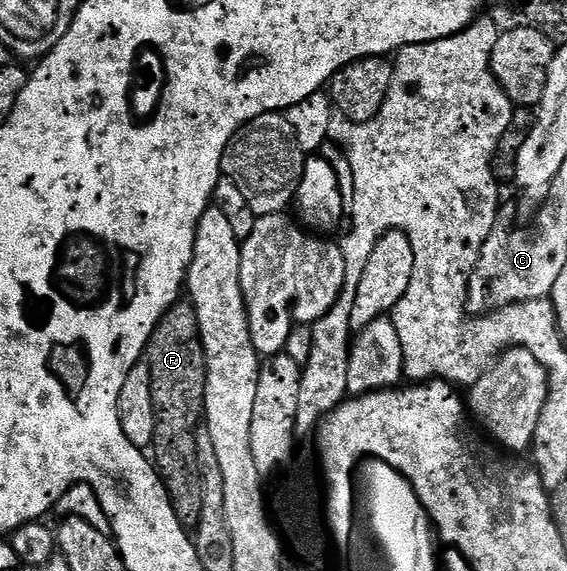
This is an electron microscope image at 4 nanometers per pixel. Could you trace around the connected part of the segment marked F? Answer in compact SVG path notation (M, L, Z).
M177 301L170 310L158 321L154 333L148 342L146 362L150 369L150 393L154 403L156 424L151 450L154 454L154 466L160 473L160 480L168 491L168 496L181 523L192 525L200 518L203 509L202 489L198 477L198 461L196 460L196 433L202 423L204 414L204 394L206 393L206 357L204 346L200 340L200 326L196 310L191 302Z

